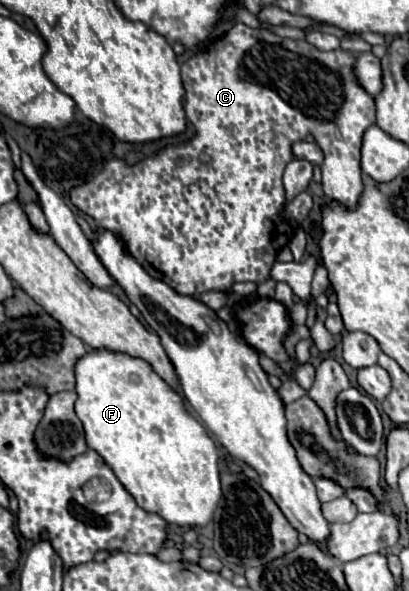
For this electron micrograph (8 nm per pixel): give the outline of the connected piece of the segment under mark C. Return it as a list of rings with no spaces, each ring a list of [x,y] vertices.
[[[237,23],[225,37],[221,37],[219,41],[211,43],[205,51],[193,55],[191,59],[187,59],[181,65],[181,81],[183,81],[183,109],[187,119],[193,123],[195,127],[195,135],[181,143],[181,145],[167,145],[163,147],[155,157],[149,157],[145,161],[139,161],[137,165],[127,167],[127,163],[123,159],[111,159],[101,175],[97,175],[97,179],[89,179],[89,183],[83,183],[81,187],[73,187],[73,191],[69,191],[71,203],[81,209],[83,213],[87,213],[89,217],[93,217],[93,221],[99,227],[105,227],[113,233],[119,233],[127,253],[155,279],[161,279],[163,283],[167,283],[169,287],[173,287],[179,295],[191,295],[197,297],[205,291],[225,291],[231,289],[233,283],[239,281],[253,281],[253,283],[263,283],[269,279],[269,271],[277,259],[277,253],[281,251],[281,247],[285,247],[291,237],[295,235],[297,225],[302,223],[312,209],[312,197],[303,192],[296,196],[291,202],[285,200],[285,187],[283,187],[283,173],[289,161],[295,159],[291,153],[291,145],[295,141],[305,139],[305,135],[313,135],[315,143],[321,147],[323,151],[323,163],[321,163],[321,177],[323,177],[323,191],[325,195],[329,195],[329,199],[337,199],[341,205],[353,209],[359,201],[359,195],[363,191],[363,181],[361,181],[361,139],[363,133],[369,125],[375,123],[375,103],[373,97],[365,93],[363,87],[357,85],[355,77],[353,77],[353,67],[355,57],[343,49],[335,49],[335,51],[319,51],[313,45],[309,45],[307,41],[295,41],[295,39],[283,39],[275,33],[267,33],[267,29],[251,29],[243,23]]]

